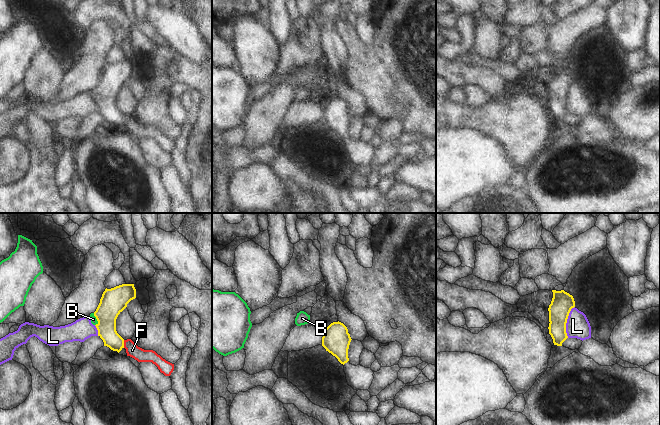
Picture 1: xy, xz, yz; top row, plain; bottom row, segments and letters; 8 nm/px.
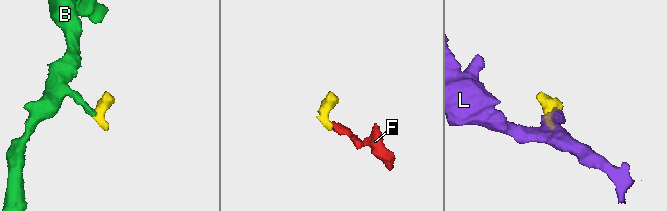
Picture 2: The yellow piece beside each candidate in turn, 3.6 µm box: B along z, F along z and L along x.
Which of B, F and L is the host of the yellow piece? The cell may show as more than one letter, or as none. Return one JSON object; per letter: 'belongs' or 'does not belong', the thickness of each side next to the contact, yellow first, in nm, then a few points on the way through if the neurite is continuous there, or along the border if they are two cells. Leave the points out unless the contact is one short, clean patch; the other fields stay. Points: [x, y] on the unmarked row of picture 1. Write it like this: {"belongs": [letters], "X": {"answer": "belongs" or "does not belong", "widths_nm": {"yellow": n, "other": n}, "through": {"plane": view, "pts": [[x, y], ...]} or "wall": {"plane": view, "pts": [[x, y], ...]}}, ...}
{"belongs": ["B"], "B": {"answer": "belongs", "widths_nm": {"yellow": 200, "other": 50}, "through": {"plane": "xy", "pts": [[113, 77], [96, 94], [93, 95]]}}, "F": {"answer": "does not belong", "widths_nm": {"yellow": 150, "other": 110}, "wall": {"plane": "xy", "pts": [[123, 116], [124, 123]]}}, "L": {"answer": "does not belong", "widths_nm": {"yellow": 180, "other": 190}, "wall": {"plane": "yz", "pts": [[574, 82], [569, 89], [566, 99], [567, 113]]}}}

